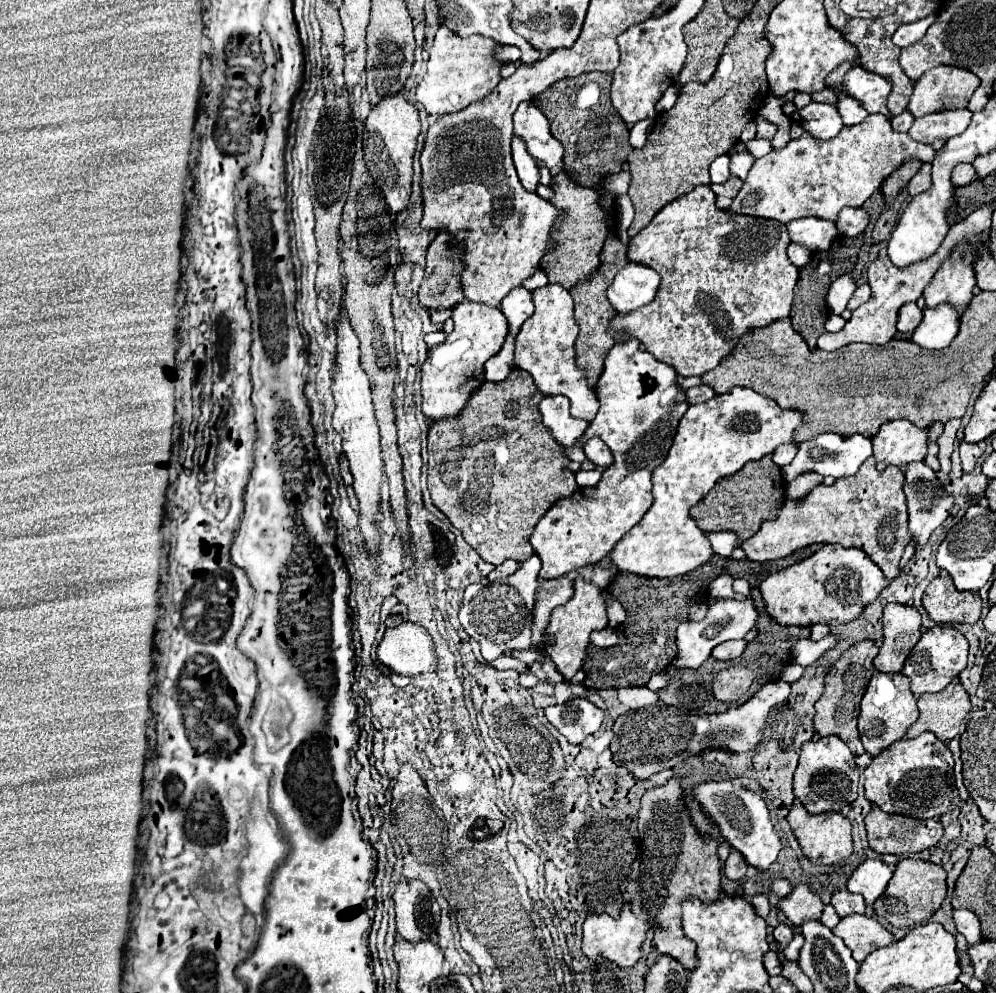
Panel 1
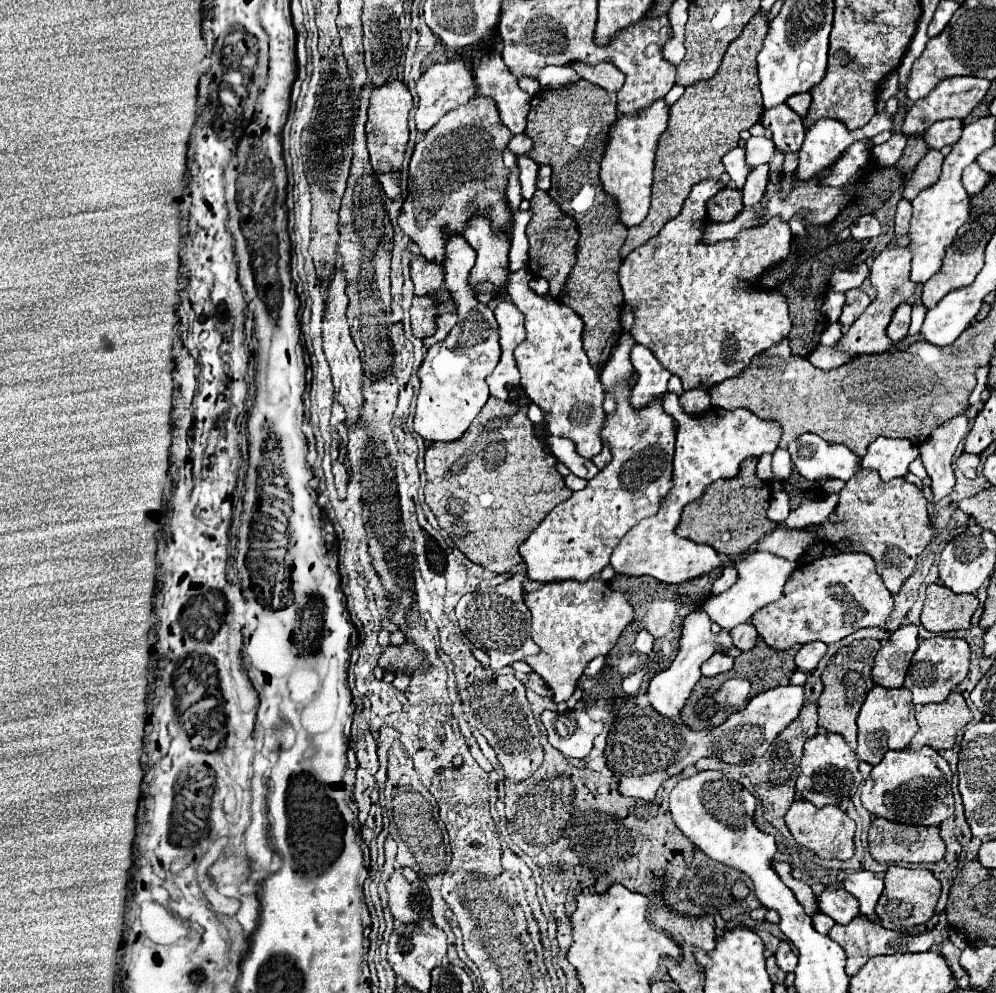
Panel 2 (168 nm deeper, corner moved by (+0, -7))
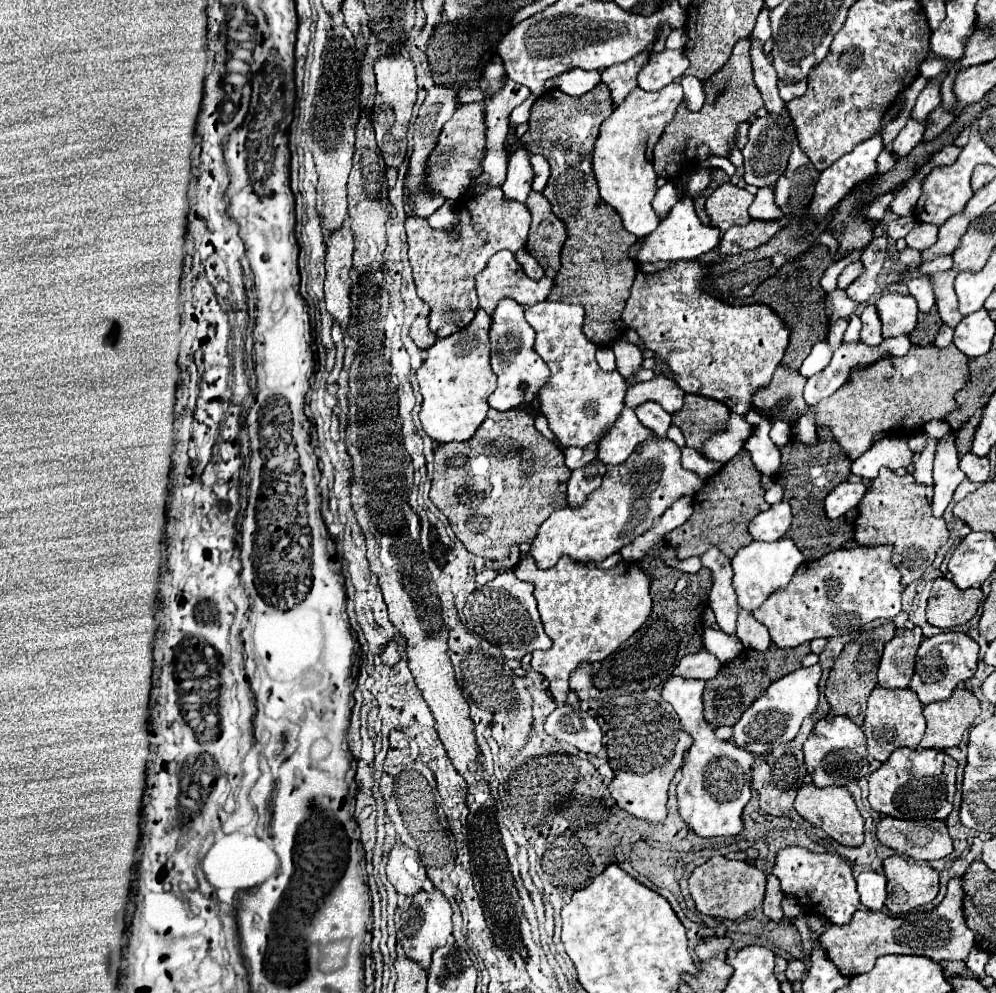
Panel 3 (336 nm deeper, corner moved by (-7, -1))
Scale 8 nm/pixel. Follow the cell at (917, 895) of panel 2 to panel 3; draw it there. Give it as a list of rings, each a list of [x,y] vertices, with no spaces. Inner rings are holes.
[[[894,855],[884,861],[884,873],[888,877],[886,909],[892,915],[904,915],[914,907],[928,905],[938,895],[938,871],[928,865],[910,863]]]

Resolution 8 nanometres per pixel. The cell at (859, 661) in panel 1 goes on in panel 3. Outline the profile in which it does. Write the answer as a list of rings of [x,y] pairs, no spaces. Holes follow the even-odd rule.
[[[886,623],[882,627],[870,629],[866,633],[866,639],[850,641],[848,645],[844,645],[842,653],[834,661],[834,667],[830,671],[830,677],[828,677],[828,683],[826,683],[826,691],[824,691],[832,711],[836,715],[846,715],[852,721],[856,721],[856,725],[862,725],[864,713],[866,713],[866,699],[868,699],[870,691],[878,685],[876,671],[878,671],[878,661],[882,657],[882,649],[894,637],[894,631],[896,631],[894,623]]]

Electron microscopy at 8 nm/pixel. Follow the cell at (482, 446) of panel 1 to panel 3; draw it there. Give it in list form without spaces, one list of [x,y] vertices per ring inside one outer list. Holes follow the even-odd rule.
[[[490,409],[484,425],[464,445],[440,445],[434,451],[434,479],[430,489],[432,503],[448,517],[454,535],[464,547],[484,559],[504,559],[512,547],[530,545],[538,527],[552,511],[566,507],[566,483],[570,471],[564,465],[564,453],[534,427],[534,419],[522,409]]]

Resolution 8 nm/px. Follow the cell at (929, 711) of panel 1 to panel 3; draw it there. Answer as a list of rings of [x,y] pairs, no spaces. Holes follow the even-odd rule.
[[[958,687],[948,701],[924,707],[928,729],[920,741],[924,749],[948,749],[960,745],[962,733],[980,715],[980,701],[972,691]]]

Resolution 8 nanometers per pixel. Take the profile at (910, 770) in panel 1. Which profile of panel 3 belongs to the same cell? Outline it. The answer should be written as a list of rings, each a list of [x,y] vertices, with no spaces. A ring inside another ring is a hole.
[[[896,749],[886,763],[870,773],[870,807],[896,819],[946,819],[954,809],[958,763],[944,751],[934,749]]]

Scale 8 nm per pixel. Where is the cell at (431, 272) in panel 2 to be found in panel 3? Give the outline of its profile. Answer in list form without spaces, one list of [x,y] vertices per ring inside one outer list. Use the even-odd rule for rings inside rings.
[[[500,187],[488,189],[484,195],[474,195],[470,189],[458,199],[460,225],[454,233],[438,231],[426,219],[410,215],[406,219],[408,257],[416,281],[418,297],[430,305],[430,331],[440,339],[466,327],[478,309],[474,277],[486,267],[486,261],[502,251],[518,251],[524,247],[530,229],[530,213],[524,203],[504,201]]]

